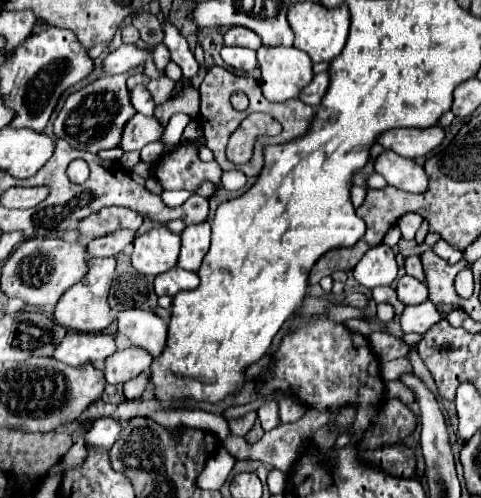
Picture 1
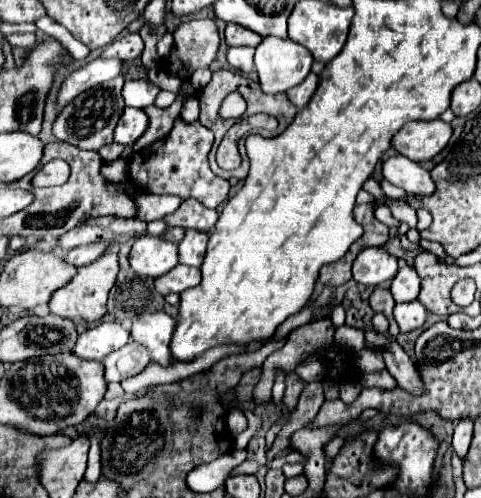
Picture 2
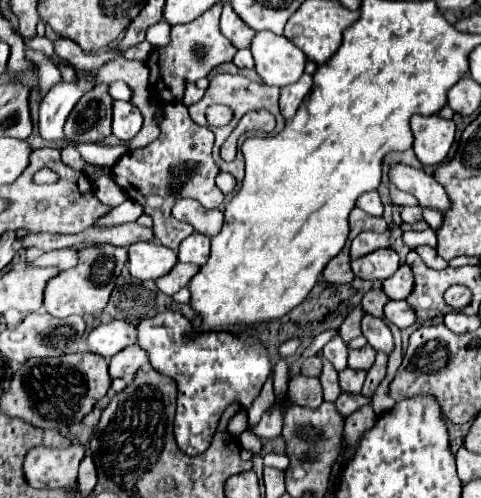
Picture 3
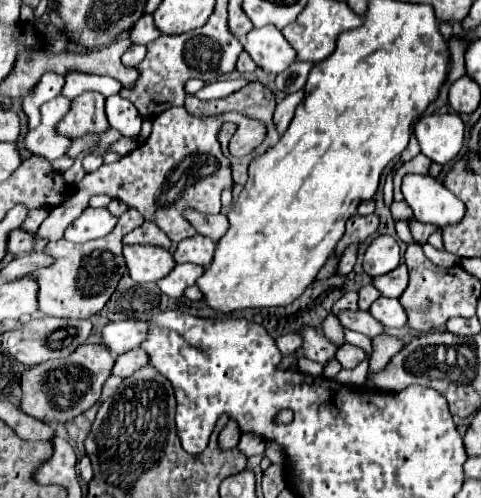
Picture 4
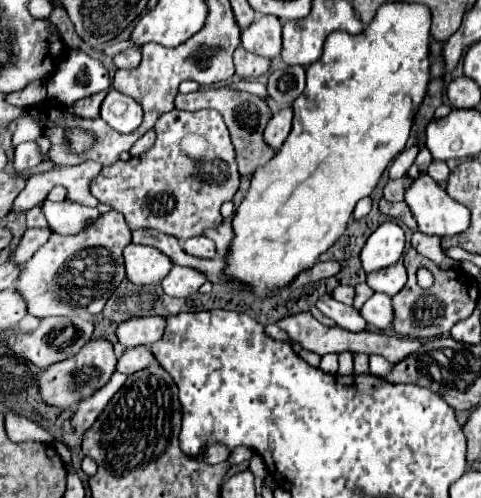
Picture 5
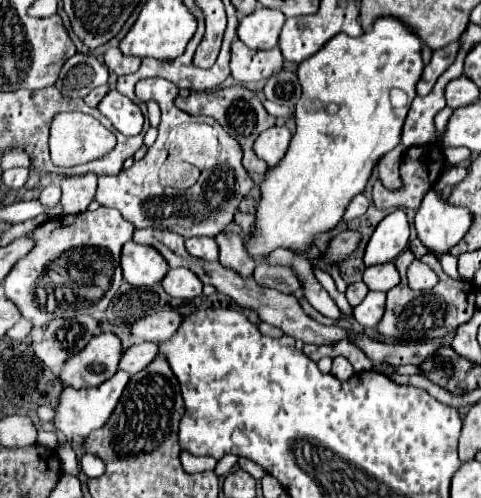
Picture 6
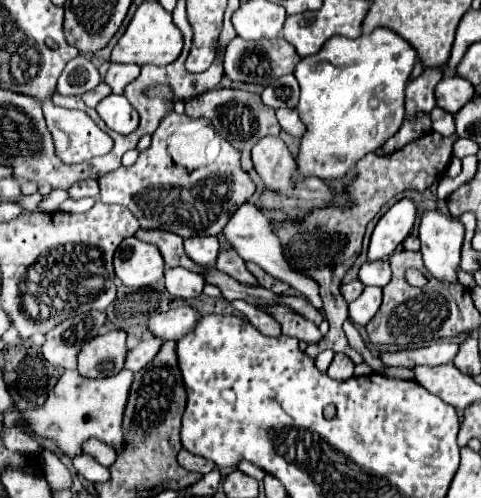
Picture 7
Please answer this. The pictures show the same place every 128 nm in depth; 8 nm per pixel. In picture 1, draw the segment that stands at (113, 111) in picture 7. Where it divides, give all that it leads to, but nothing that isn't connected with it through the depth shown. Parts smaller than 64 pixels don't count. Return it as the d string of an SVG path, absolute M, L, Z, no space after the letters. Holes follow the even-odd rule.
M136 114L122 132L122 150L142 150L146 144L160 140L164 134L162 124L156 118Z

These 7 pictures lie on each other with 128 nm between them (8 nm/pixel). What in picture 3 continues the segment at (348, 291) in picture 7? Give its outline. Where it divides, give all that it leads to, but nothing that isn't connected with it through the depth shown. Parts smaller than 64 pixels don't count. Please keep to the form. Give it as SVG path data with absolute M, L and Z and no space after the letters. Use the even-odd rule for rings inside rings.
M372 288L372 290L362 298L362 308L364 308L366 314L372 314L372 316L385 319L384 304L388 304L388 300L390 300L390 298L384 294L384 290Z

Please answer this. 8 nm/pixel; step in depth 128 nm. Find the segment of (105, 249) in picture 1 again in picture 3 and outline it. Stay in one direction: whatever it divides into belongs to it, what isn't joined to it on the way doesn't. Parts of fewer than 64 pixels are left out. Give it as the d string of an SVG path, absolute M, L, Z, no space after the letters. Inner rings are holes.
M70 248L70 250L56 250L56 252L46 252L44 256L40 256L34 262L28 262L34 266L56 266L60 270L68 270L74 264L78 264L78 250Z

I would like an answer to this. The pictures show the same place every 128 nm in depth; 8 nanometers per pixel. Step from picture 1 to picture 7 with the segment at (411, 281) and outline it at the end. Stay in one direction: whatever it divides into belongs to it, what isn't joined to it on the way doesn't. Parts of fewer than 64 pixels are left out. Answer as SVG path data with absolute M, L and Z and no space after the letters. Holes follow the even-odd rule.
M388 260L380 262L366 262L360 268L360 280L364 286L386 286L390 282L390 264Z

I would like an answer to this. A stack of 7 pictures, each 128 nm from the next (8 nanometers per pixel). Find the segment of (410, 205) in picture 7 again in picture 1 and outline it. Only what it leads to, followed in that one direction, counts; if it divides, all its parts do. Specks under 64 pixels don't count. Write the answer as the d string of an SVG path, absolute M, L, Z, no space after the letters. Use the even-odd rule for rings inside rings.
M378 244L370 248L364 254L364 258L356 264L352 274L366 288L392 284L398 276L398 264L392 248L388 248L386 244Z

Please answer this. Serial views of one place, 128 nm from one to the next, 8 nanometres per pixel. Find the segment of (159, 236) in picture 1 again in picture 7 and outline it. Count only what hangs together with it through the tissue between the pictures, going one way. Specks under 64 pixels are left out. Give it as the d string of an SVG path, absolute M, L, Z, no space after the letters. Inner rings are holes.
M126 238L114 254L114 270L122 284L144 288L164 276L164 260L156 246Z

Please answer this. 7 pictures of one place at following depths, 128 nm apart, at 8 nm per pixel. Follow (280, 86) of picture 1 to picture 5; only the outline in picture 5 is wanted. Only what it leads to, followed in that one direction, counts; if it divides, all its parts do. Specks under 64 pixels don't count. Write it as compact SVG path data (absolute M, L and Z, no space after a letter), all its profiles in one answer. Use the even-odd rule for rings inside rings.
M260 16L242 32L242 46L258 56L276 58L282 52L282 22L276 16Z

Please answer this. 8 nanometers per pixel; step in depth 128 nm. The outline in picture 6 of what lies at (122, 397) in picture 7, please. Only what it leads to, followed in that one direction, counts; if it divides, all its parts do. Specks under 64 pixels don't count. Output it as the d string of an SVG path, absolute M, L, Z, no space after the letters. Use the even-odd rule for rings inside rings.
M118 370L116 376L112 376L112 380L106 380L104 384L96 386L96 388L84 388L84 390L74 390L74 388L66 388L60 396L60 406L56 410L56 418L54 418L54 426L56 430L64 432L66 438L74 438L74 436L80 436L80 438L86 438L92 430L96 428L102 428L106 424L106 420L110 418L112 410L116 408L116 402L124 390L124 386L128 384L130 380L130 374L128 372L122 372Z

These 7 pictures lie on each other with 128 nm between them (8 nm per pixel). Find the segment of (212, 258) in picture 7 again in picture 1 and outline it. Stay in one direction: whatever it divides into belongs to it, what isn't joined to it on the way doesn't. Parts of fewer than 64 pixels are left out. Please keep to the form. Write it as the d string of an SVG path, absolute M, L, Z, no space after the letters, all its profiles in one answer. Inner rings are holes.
M210 222L186 226L186 230L182 232L182 248L178 256L178 266L184 270L198 272L208 248L210 248Z

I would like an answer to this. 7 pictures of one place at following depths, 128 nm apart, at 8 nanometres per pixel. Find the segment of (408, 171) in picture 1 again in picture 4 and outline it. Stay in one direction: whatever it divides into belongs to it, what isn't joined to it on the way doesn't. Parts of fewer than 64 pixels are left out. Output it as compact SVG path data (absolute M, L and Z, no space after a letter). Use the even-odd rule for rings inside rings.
M406 174L402 178L402 194L420 222L444 228L464 218L464 204L440 180L428 174Z

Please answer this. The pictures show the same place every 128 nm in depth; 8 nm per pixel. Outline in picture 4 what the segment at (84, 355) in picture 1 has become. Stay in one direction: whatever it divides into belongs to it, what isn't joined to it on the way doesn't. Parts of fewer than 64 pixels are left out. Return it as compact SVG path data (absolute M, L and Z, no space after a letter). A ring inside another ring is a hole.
M124 320L124 322L110 322L102 330L102 344L114 354L122 354L126 350L138 348L148 334L148 322Z

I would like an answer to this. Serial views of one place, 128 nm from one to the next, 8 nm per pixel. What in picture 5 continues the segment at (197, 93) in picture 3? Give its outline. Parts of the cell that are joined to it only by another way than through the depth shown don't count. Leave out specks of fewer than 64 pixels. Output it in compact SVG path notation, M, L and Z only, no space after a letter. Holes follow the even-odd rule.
M232 82L230 84L232 90L244 90L244 92L252 92L252 94L258 94L260 98L266 98L266 86L262 82Z

